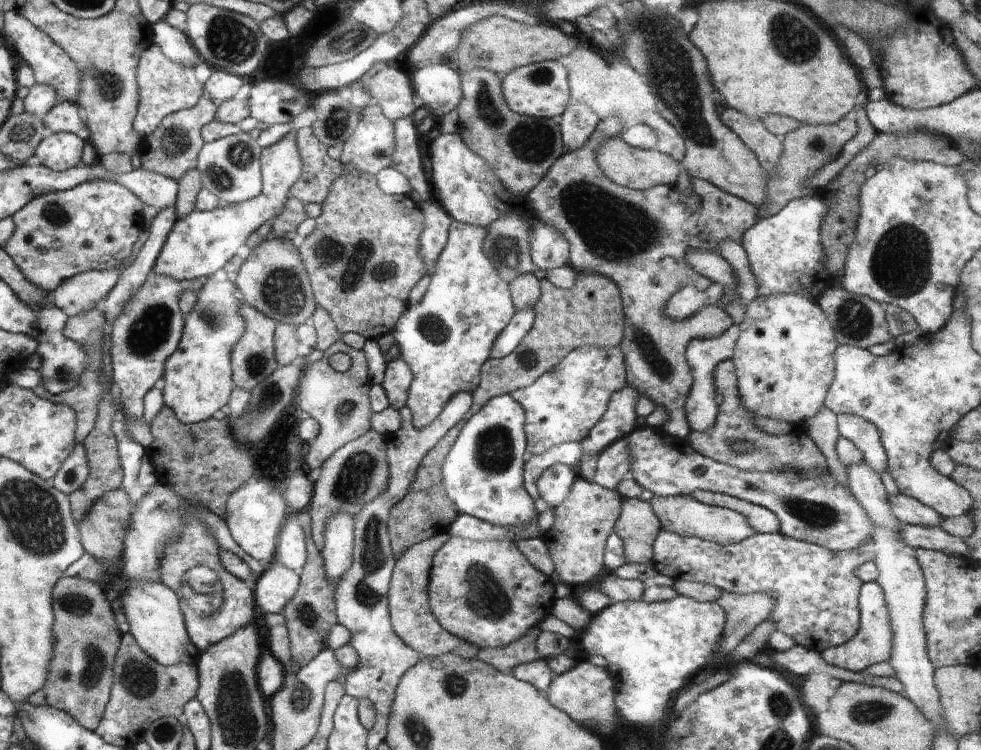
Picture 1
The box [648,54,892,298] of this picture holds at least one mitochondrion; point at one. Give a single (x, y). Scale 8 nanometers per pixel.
(816, 144)

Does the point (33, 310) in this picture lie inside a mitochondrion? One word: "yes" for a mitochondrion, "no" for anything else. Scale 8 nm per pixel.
no

